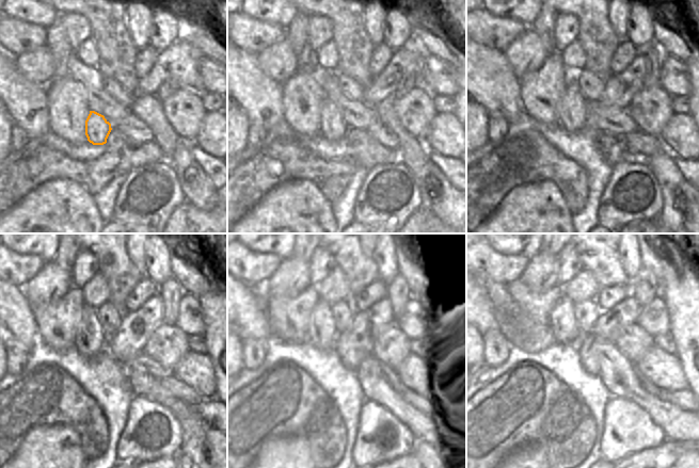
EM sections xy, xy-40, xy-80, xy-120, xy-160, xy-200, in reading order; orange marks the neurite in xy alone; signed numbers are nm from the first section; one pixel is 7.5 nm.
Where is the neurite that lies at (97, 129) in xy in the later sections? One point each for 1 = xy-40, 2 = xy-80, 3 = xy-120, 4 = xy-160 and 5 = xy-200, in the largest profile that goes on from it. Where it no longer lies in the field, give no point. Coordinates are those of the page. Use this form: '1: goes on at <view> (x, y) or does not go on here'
1: goes on at xy-40 (333, 127)
2: goes on at xy-80 (571, 111)
3: goes on at xy-120 (90, 340)
4: goes on at xy-160 (322, 333)
5: goes on at xy-200 (561, 322)

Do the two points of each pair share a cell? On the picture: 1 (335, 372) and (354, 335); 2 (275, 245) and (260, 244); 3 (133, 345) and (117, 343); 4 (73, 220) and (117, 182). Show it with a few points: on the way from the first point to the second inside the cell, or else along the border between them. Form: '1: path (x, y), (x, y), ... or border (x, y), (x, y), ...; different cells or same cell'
1: border (334, 348), (342, 362), (347, 368), (358, 371); different cells
2: path (272, 244), (264, 244); same cell
3: path (129, 343), (122, 343); same cell
4: border (93, 196), (97, 211), (105, 222); different cells

